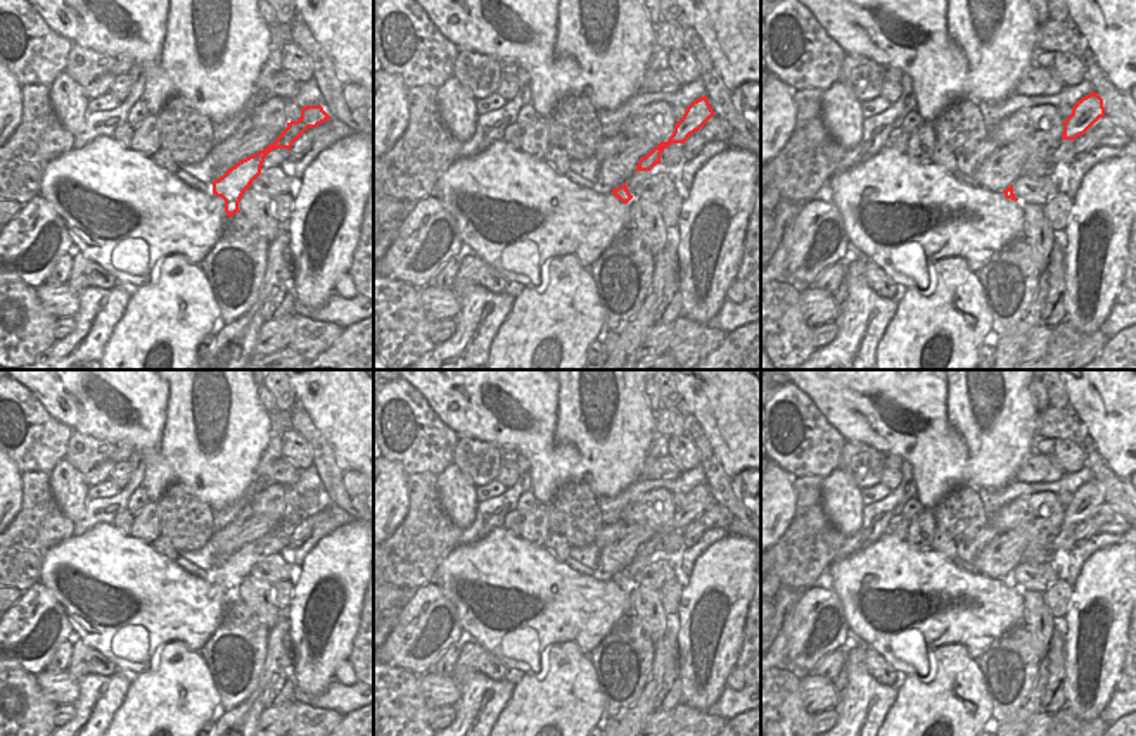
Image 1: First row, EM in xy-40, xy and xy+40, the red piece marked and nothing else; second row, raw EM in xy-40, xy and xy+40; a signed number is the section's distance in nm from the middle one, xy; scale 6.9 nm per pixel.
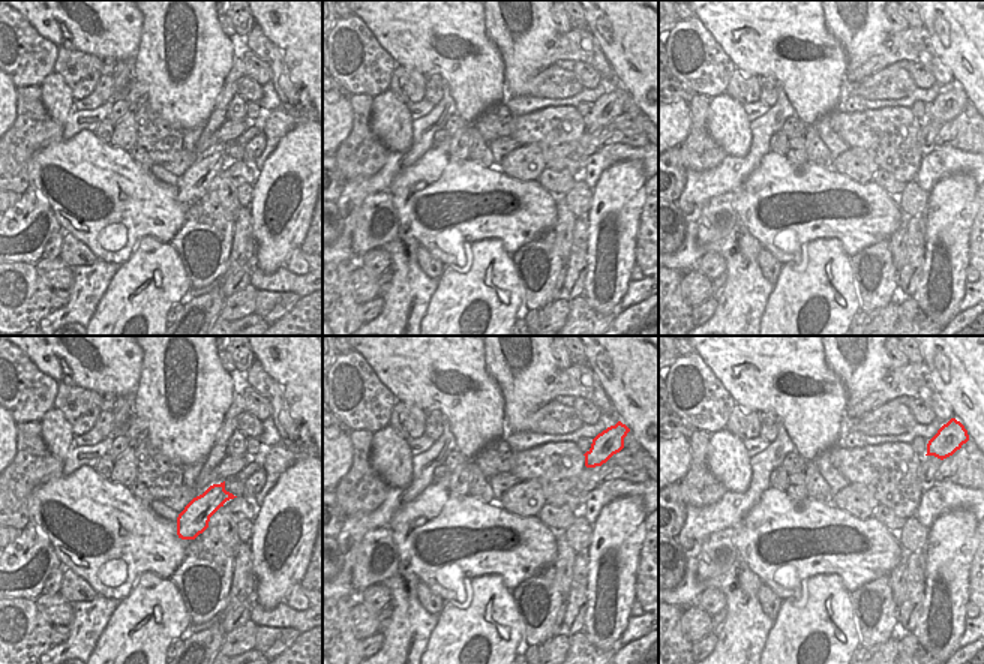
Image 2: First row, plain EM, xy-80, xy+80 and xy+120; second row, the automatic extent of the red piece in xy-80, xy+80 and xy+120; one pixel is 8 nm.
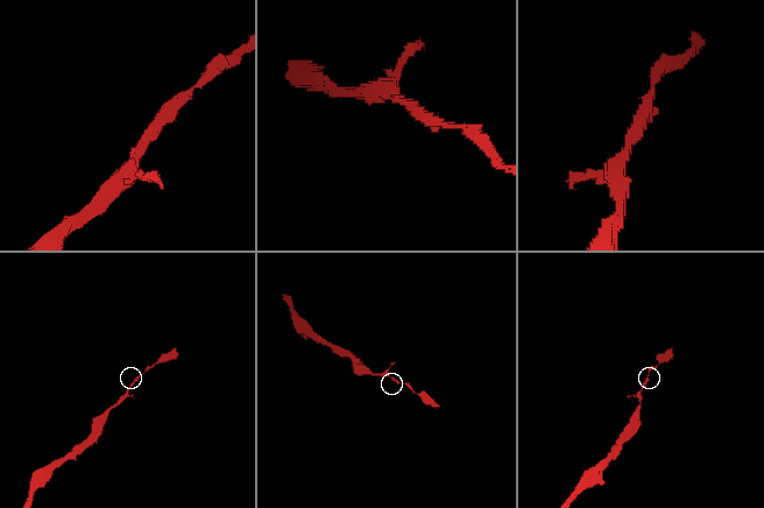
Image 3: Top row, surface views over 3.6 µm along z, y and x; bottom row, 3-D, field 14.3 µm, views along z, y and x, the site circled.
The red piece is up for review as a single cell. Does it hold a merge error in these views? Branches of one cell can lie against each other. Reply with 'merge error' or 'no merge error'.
no merge error

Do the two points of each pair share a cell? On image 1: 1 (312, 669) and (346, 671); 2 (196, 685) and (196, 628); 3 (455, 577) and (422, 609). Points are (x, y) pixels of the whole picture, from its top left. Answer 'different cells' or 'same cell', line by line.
1: different cells
2: different cells
3: different cells

